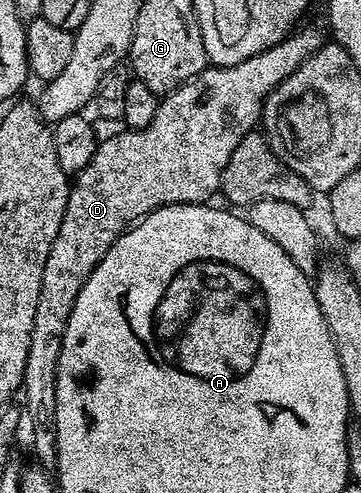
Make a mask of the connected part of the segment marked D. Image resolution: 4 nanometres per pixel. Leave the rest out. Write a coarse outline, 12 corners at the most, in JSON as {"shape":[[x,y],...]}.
{"shape":[[295,29],[207,65],[103,137],[44,260],[20,387],[58,465],[56,372],[80,288],[135,222],[206,204],[266,98],[324,45]]}

